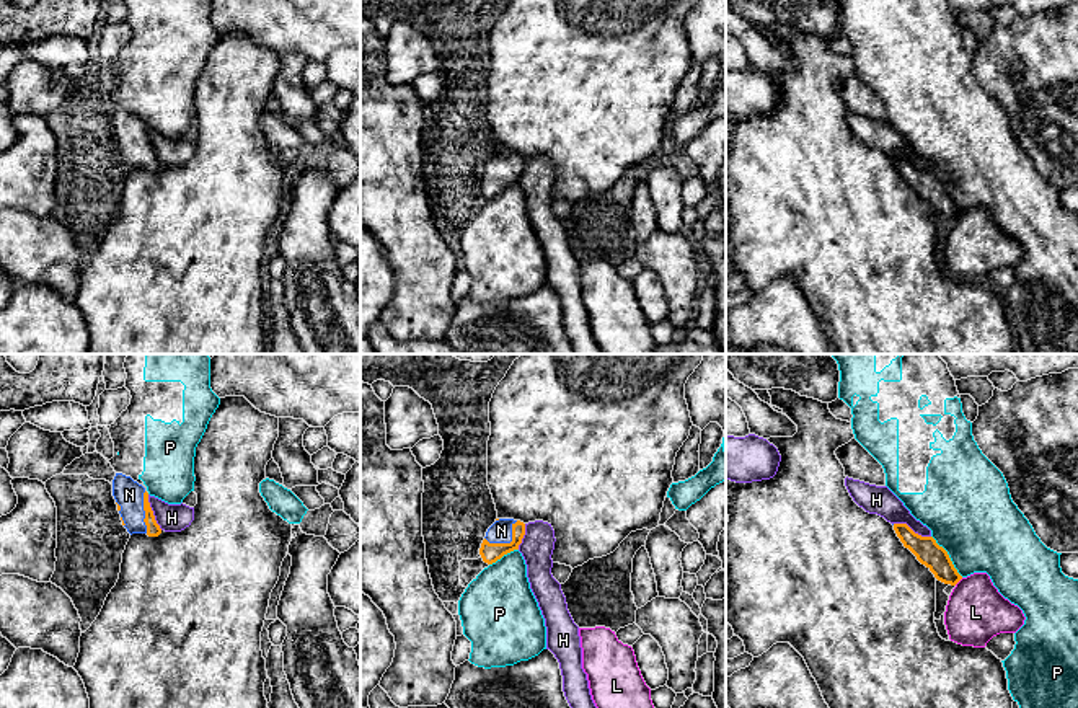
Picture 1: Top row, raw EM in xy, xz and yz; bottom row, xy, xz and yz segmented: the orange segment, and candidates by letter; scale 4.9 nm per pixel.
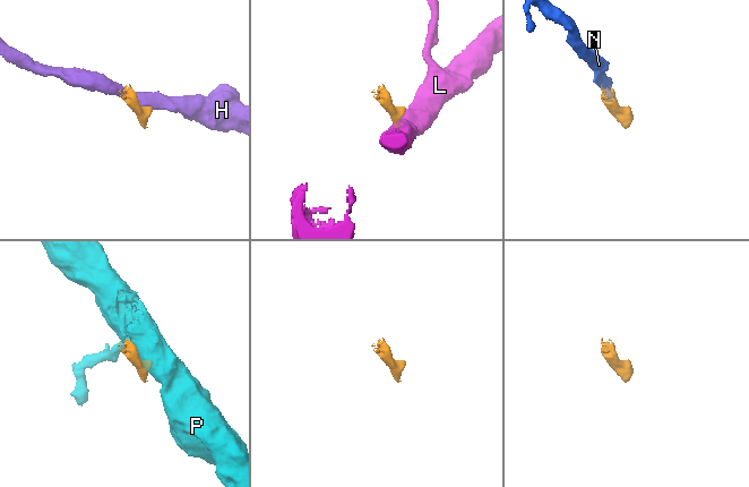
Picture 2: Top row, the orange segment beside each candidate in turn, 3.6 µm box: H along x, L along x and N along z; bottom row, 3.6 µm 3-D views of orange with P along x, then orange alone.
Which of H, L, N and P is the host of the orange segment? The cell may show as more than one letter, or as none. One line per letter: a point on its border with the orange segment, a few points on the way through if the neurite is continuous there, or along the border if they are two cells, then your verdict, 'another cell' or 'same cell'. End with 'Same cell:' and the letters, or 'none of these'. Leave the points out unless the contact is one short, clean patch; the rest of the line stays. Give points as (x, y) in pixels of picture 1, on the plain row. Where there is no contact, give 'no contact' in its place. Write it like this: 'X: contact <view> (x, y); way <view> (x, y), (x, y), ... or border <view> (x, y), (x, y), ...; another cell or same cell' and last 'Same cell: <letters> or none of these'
H: contact yz (910, 163); border yz (894, 157), (904, 157), (917, 168), (930, 172); another cell
L: contact yz (958, 216); border yz (963, 212), (954, 219); another cell
N: contact xz (508, 178); way xz (490, 186), (498, 178), (508, 178), (501, 165); same cell
P: contact yz (948, 191); another cell
Same cell: N

